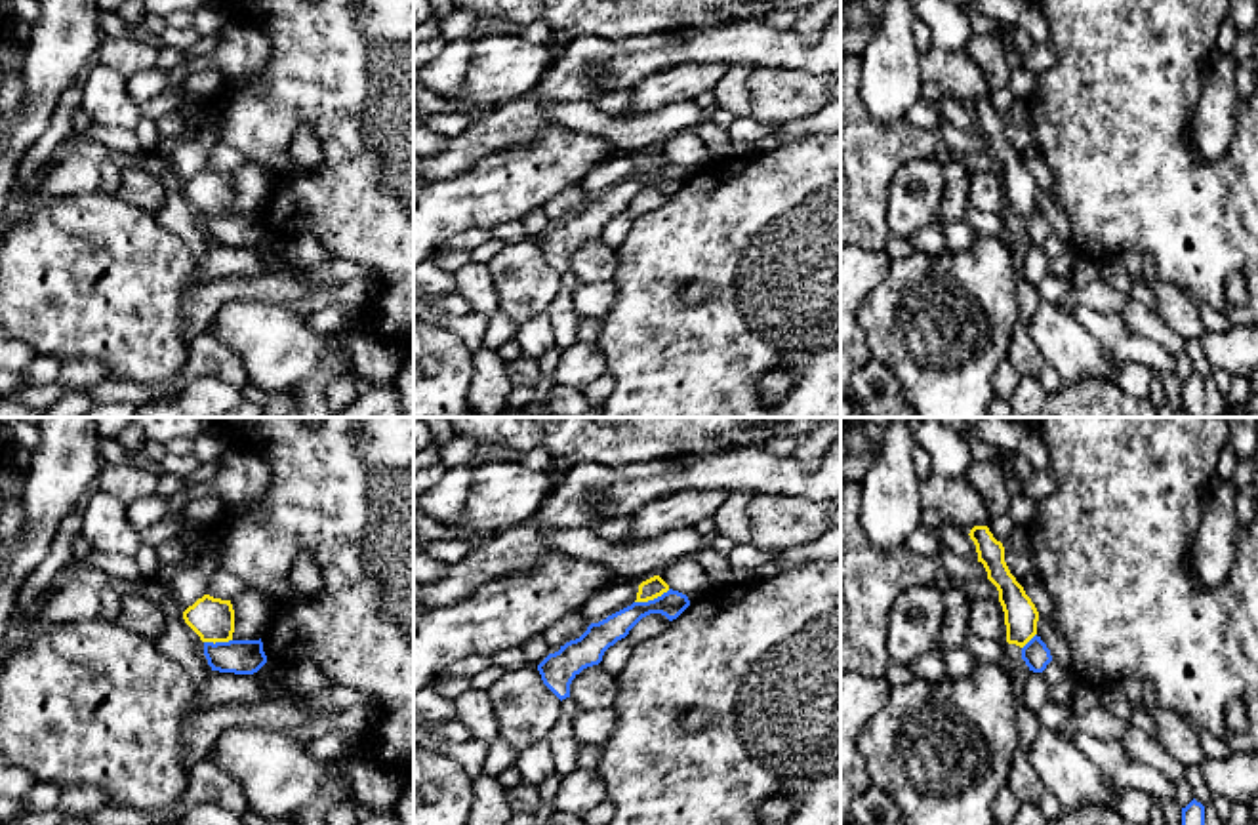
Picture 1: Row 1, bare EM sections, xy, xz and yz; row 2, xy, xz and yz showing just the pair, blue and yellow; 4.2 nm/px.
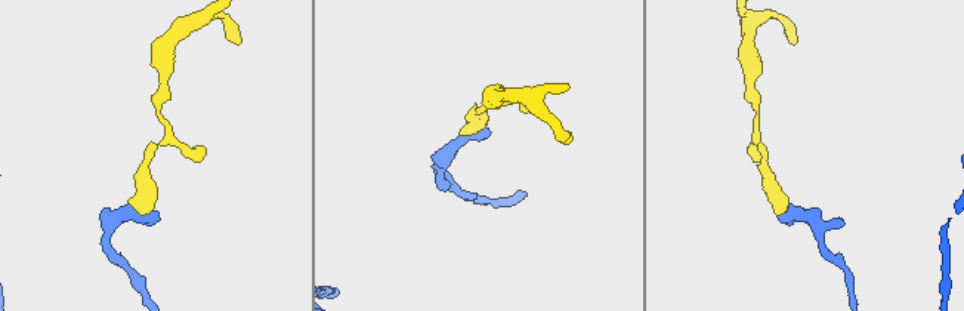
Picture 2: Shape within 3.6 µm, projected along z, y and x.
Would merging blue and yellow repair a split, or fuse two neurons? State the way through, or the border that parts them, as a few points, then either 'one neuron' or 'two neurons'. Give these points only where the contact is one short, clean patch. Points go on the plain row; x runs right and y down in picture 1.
along xz (669, 162), (635, 176) | two neurons

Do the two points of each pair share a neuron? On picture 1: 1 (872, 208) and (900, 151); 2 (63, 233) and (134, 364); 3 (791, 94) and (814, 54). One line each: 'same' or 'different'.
1: same
2: same
3: different

